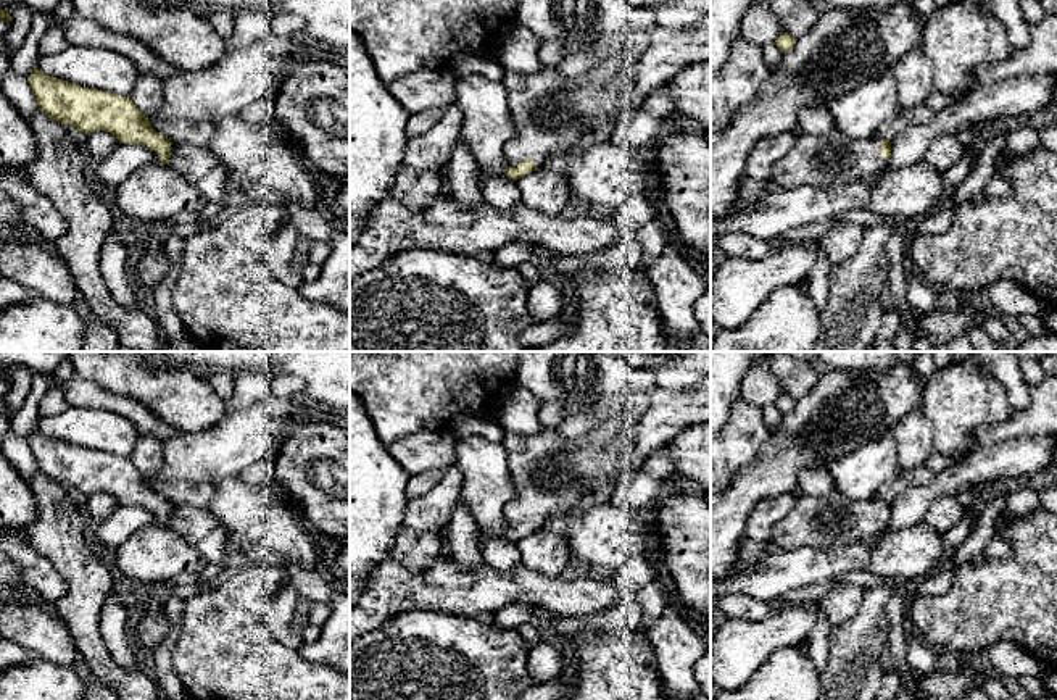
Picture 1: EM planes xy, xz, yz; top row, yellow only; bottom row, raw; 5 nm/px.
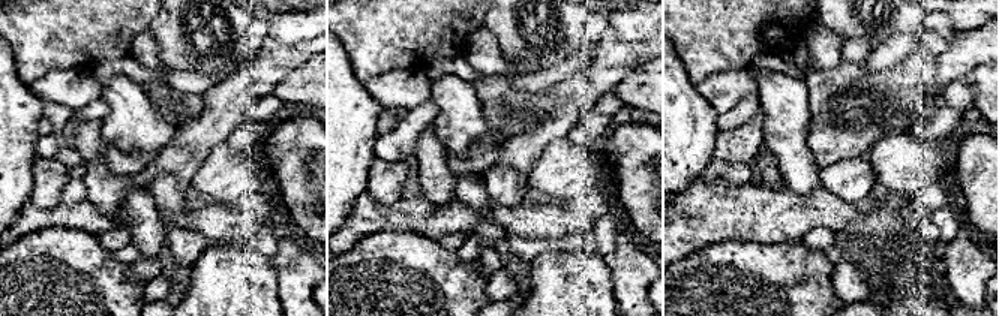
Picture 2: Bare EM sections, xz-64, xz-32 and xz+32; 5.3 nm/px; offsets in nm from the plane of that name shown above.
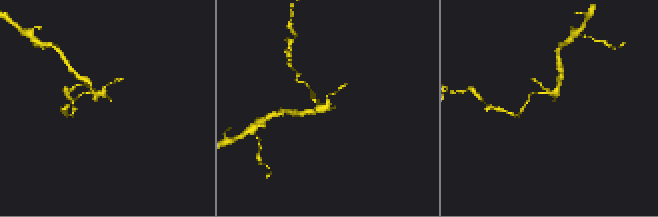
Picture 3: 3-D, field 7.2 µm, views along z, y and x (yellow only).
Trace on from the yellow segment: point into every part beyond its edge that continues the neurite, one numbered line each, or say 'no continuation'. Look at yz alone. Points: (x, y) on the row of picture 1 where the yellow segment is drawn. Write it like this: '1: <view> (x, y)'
1: yz (832, 158)

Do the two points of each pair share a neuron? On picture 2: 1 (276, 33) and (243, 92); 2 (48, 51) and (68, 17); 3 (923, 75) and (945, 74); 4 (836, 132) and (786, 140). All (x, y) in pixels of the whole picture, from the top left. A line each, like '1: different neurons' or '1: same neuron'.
1: different neurons
2: same neuron
3: different neurons
4: different neurons

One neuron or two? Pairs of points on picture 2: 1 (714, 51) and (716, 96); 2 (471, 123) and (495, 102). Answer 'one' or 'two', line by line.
1: two
2: two

